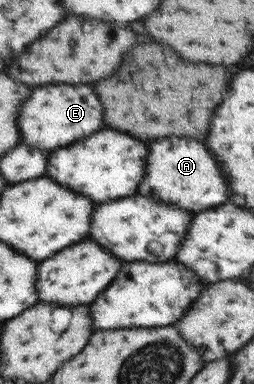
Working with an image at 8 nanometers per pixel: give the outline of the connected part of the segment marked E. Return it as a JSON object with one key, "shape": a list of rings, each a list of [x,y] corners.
{"shape":[[[89,83],[47,84],[35,87],[22,104],[18,127],[20,127],[21,144],[52,151],[66,147],[76,140],[90,136],[92,132],[104,129],[104,105],[98,99],[94,87]]]}

